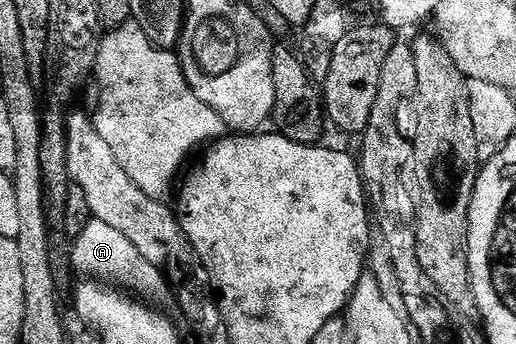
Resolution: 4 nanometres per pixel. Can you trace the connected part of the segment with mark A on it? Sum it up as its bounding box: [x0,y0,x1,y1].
[69,218,178,319]

